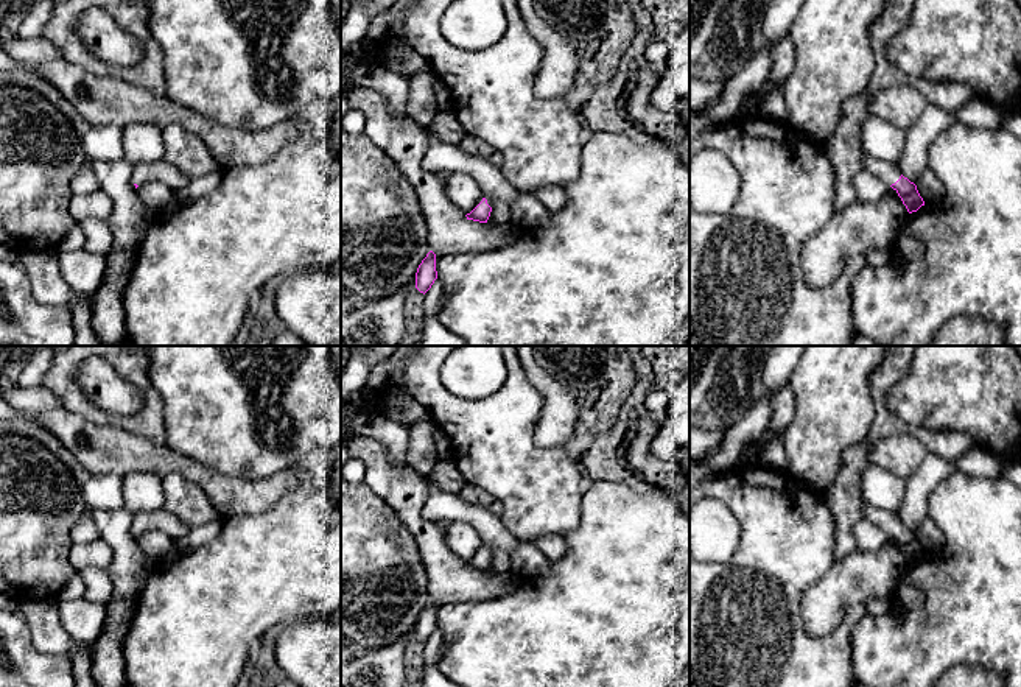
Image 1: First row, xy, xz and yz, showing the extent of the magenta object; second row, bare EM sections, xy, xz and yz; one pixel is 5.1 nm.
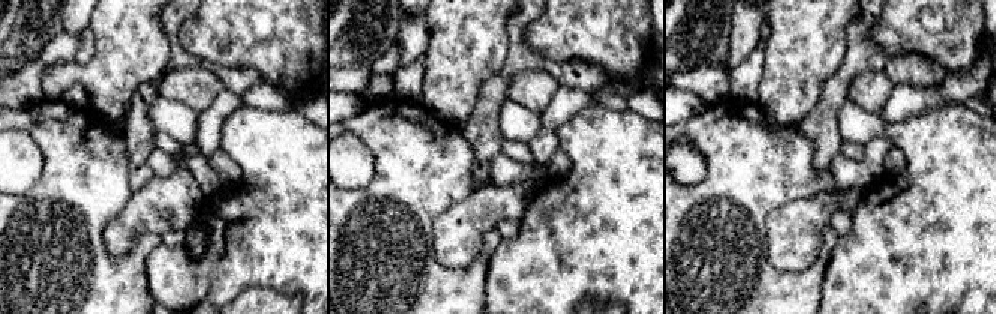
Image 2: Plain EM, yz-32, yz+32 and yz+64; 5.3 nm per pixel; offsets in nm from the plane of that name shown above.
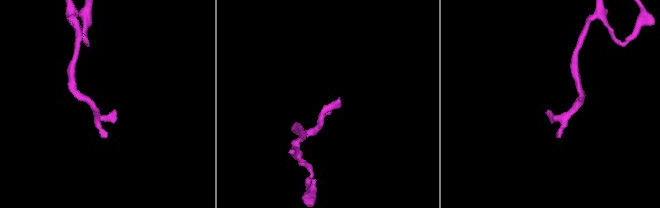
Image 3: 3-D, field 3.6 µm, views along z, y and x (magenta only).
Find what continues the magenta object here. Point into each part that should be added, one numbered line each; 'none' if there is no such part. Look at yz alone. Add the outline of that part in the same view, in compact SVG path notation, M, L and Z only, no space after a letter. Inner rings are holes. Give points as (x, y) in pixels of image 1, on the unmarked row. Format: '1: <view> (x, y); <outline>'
1: yz (889, 522); M865 503L865 519L882 531L886 531L887 534L895 533L901 525L898 513L884 511L870 503Z

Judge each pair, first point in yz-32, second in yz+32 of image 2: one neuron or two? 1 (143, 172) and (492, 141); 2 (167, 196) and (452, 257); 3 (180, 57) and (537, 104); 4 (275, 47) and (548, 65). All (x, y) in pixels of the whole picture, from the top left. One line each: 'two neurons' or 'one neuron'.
1: one neuron
2: one neuron
3: two neurons
4: two neurons

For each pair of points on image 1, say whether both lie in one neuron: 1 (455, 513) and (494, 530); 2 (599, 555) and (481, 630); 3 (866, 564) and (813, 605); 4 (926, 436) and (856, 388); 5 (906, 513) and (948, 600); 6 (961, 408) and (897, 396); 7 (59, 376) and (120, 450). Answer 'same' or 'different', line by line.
1: same
2: same
3: same
4: different
5: different
6: same
7: different

